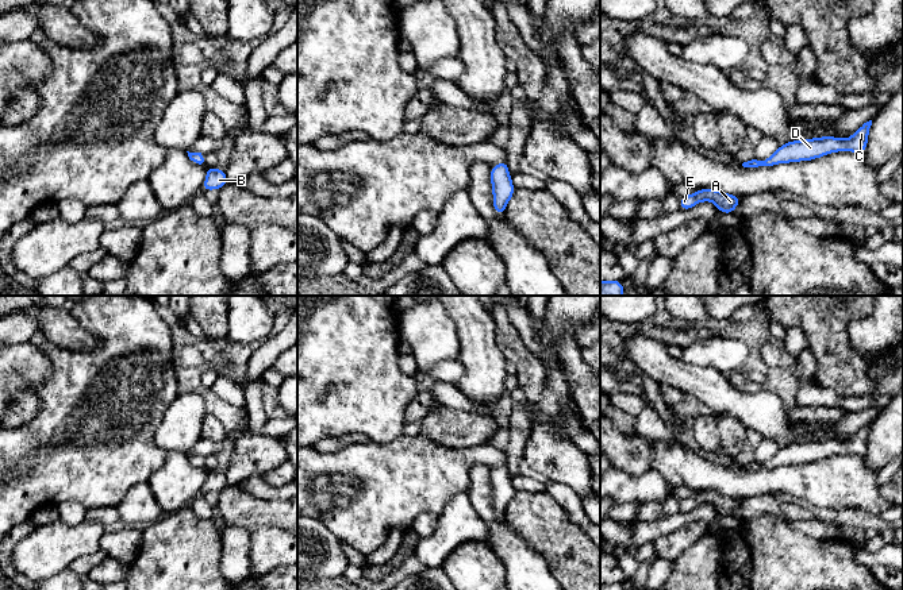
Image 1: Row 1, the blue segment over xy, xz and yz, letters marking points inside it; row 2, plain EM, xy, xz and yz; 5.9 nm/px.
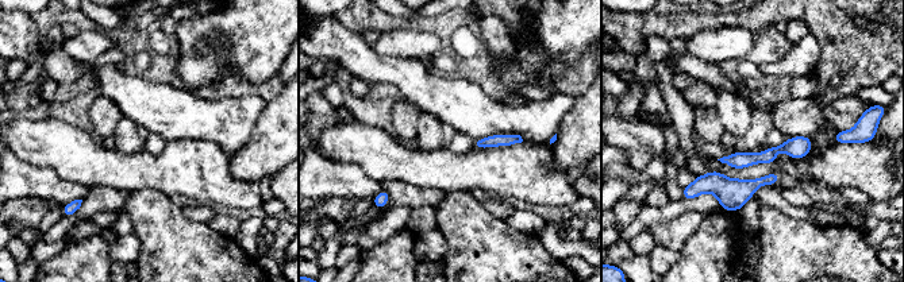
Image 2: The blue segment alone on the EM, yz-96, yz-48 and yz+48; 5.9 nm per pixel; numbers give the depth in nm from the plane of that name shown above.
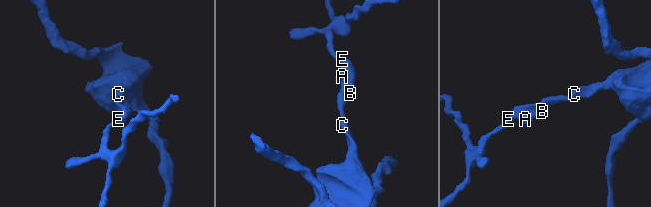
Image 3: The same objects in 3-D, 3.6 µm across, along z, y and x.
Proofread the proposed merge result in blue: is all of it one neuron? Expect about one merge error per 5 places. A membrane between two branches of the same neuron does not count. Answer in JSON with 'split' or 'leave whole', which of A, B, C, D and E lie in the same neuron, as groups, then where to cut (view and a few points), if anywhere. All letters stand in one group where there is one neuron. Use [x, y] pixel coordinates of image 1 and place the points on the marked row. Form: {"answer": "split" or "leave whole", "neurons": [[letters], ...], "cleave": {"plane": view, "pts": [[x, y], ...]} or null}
{"answer": "leave whole", "neurons": [["A", "B", "C", "D", "E"]], "cleave": null}

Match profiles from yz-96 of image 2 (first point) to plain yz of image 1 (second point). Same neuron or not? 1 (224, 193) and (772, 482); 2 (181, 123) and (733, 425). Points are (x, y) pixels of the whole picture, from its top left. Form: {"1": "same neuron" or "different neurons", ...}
{"1": "same neuron", "2": "different neurons"}

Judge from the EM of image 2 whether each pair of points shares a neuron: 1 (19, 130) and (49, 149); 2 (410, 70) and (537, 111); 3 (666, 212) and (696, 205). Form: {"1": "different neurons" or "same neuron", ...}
{"1": "same neuron", "2": "same neuron", "3": "same neuron"}

